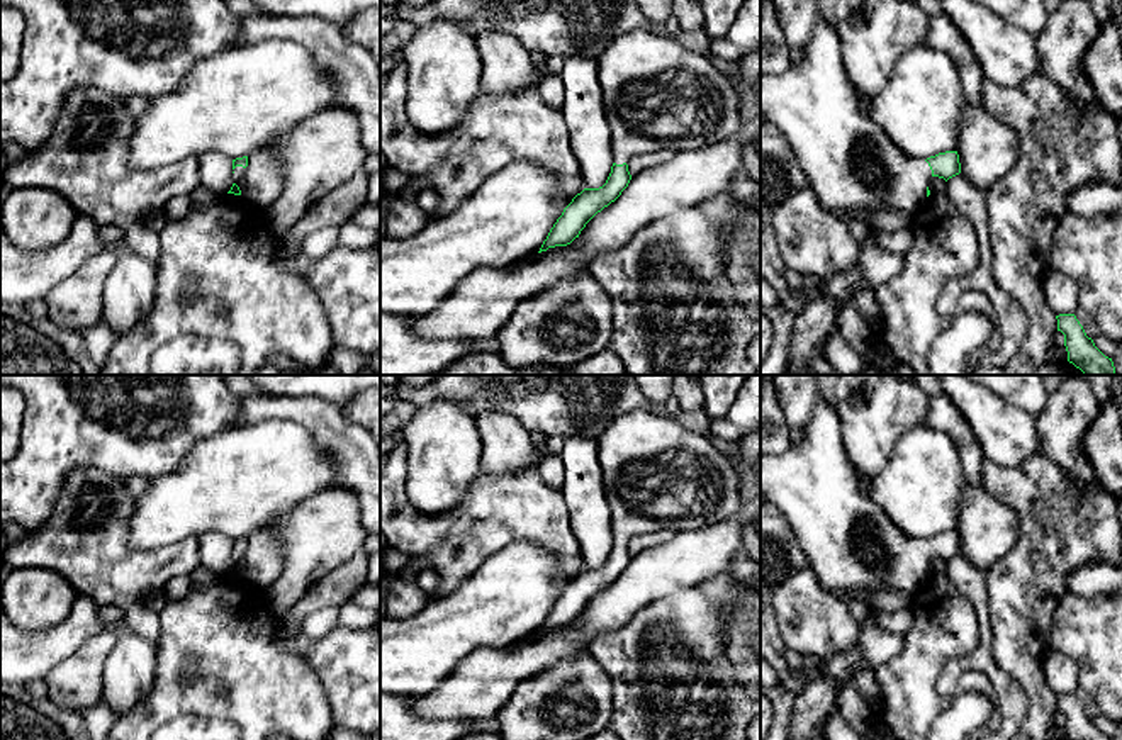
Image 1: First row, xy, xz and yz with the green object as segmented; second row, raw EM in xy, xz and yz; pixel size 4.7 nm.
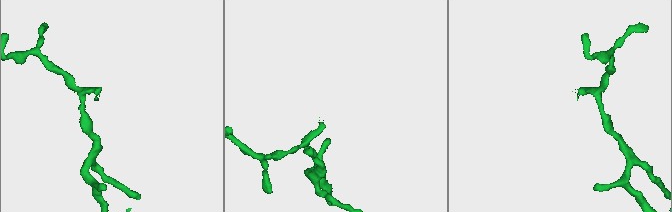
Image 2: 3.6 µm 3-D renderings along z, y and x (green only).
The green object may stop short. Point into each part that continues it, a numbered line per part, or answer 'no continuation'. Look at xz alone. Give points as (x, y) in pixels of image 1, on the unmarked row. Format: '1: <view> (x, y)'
1: xz (657, 474)

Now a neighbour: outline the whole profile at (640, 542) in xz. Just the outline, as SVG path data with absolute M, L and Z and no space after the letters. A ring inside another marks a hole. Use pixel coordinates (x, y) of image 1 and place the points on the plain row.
M660 530L655 533L637 535L626 543L628 552L631 557L635 557L643 550L670 541L676 535L677 531L674 530Z

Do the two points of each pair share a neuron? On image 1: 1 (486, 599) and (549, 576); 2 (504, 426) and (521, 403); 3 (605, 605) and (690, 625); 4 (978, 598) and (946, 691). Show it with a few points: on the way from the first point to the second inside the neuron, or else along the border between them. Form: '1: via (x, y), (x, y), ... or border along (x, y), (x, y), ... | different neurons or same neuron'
1: via (501, 599), (527, 577), (533, 577) | same neuron
2: border along (476, 416), (493, 409), (506, 411), (532, 437) | different neurons
3: border along (671, 594), (647, 603), (623, 625), (601, 633) | different neurons
4: via (983, 622), (985, 647), (961, 667) | same neuron

